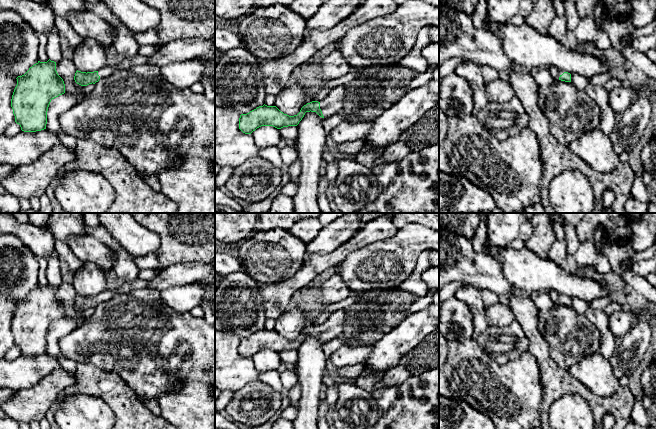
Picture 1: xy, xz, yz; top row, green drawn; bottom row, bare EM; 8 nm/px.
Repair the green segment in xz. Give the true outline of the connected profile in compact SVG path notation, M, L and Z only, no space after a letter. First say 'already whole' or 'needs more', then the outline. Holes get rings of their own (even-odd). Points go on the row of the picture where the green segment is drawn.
needs more | M343 85L333 88L322 101L312 101L304 105L297 115L289 116L281 112L276 106L259 106L247 114L241 114L239 129L245 134L251 134L261 126L273 126L277 129L297 126L306 112L316 112L326 119L336 113L344 105L346 89Z

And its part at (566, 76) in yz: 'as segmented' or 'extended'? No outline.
extended

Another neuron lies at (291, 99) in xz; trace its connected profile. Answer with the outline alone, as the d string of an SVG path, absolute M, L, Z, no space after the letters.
M291 80L275 97L275 106L284 114L297 115L304 105L314 101L315 90L313 87L299 84L297 80Z

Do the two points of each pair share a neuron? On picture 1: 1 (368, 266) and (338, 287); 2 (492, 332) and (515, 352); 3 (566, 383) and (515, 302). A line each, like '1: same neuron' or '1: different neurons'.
1: different neurons
2: same neuron
3: same neuron

